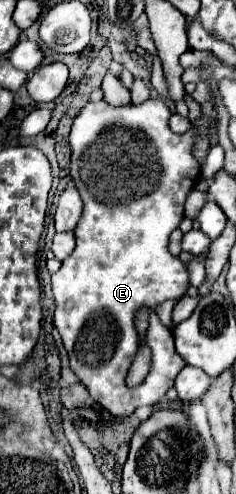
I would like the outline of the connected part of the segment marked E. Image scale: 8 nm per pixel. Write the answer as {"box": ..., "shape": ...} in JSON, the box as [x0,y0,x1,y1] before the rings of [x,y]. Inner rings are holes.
{"box":[52,99,200,417],"shape":[[[146,99],[136,107],[110,107],[104,101],[98,101],[86,103],[86,107],[74,119],[70,131],[70,173],[82,197],[84,211],[78,227],[74,229],[76,249],[52,275],[52,293],[56,299],[54,325],[68,351],[70,367],[76,377],[88,387],[92,399],[96,399],[96,403],[116,417],[132,415],[144,405],[158,405],[174,385],[176,375],[186,365],[174,349],[172,331],[160,323],[154,309],[168,299],[180,299],[188,287],[184,263],[168,253],[168,237],[184,217],[184,201],[200,177],[200,167],[192,157],[192,129],[184,135],[176,135],[170,131],[168,119],[170,109],[162,99]],[[142,307],[150,309],[150,325],[144,343],[152,349],[152,367],[144,383],[128,387],[126,373],[142,343],[134,327],[136,313]]]}

